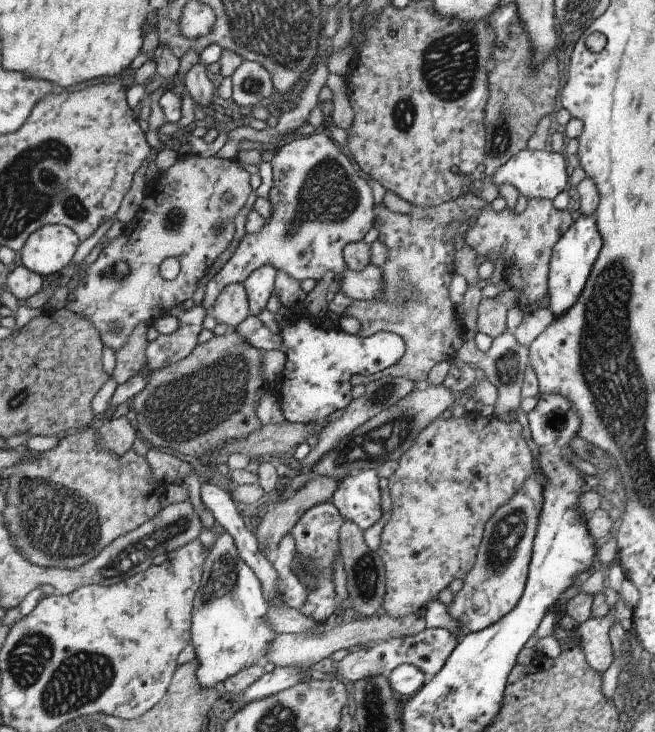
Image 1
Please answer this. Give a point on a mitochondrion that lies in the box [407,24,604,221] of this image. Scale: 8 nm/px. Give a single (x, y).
(449, 64)

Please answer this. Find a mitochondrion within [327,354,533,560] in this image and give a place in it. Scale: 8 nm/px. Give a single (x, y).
(389, 435)

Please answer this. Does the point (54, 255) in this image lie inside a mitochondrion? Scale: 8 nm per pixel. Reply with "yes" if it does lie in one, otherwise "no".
no

